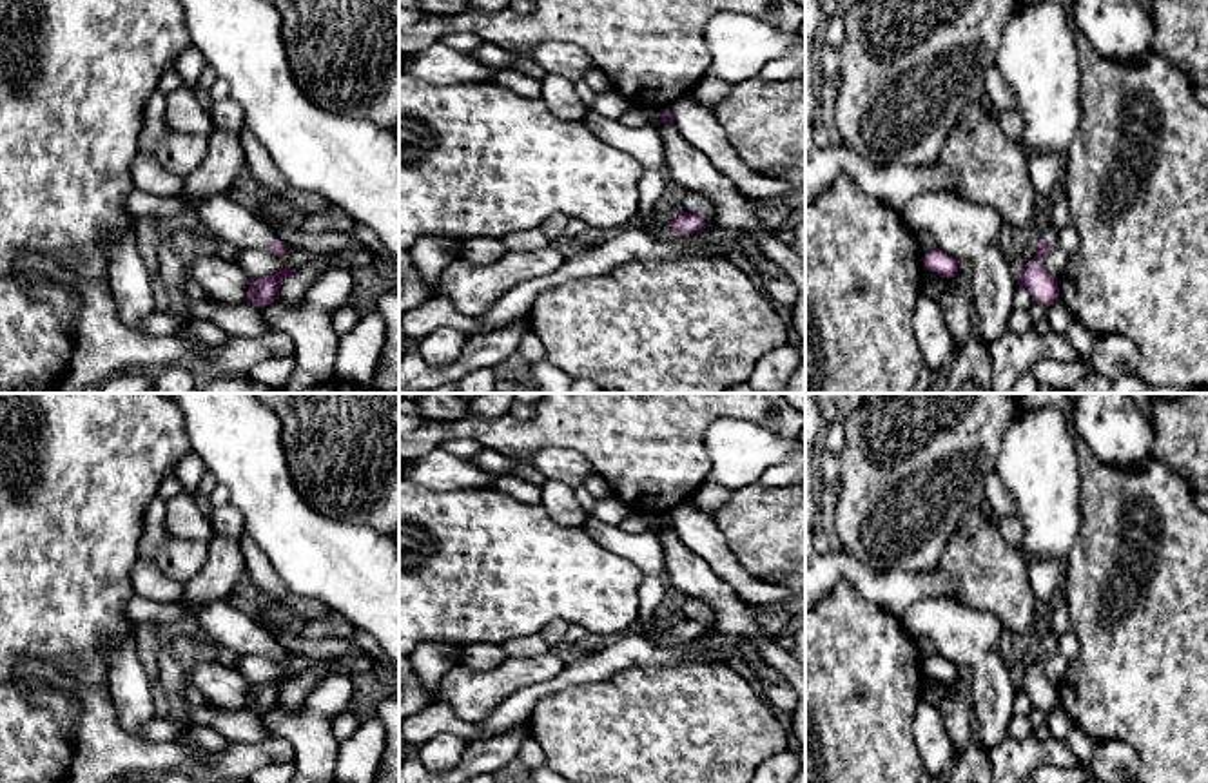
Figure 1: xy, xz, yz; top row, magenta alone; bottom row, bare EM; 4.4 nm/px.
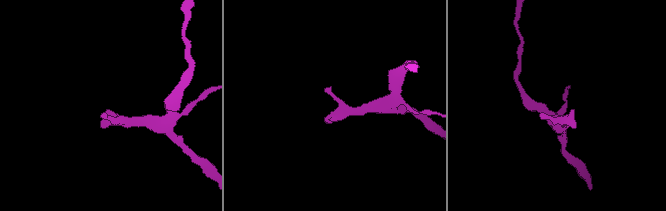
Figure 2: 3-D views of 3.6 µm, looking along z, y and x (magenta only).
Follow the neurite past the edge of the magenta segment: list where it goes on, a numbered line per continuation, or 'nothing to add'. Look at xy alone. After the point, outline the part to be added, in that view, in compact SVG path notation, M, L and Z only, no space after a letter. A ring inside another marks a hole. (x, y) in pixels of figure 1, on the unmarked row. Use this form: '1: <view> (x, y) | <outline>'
1: xy (218, 620) | M225 600L205 604L194 611L200 633L221 647L239 654L270 654L276 638Z

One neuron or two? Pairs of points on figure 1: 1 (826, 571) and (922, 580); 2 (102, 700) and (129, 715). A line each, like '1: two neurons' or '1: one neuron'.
1: one neuron
2: two neurons

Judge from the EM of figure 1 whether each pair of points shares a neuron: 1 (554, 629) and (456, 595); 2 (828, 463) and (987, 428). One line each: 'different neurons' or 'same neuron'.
1: different neurons
2: different neurons

